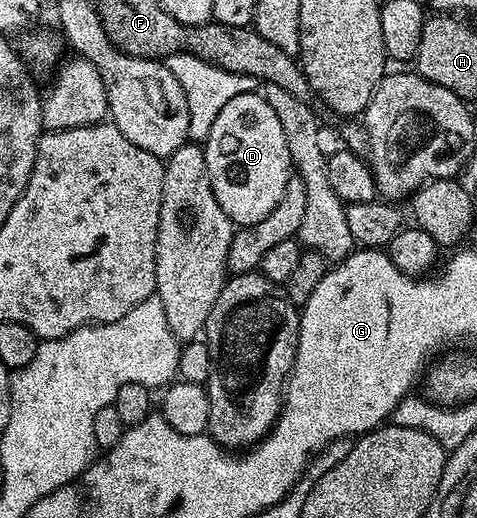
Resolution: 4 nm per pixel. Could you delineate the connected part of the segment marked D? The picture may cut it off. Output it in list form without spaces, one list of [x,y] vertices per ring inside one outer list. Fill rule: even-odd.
[[[258,91],[237,94],[237,98],[225,102],[221,114],[217,114],[213,122],[213,130],[209,130],[205,137],[202,149],[213,194],[232,224],[250,226],[261,222],[277,206],[277,202],[281,202],[281,194],[285,194],[285,186],[293,175],[289,145],[285,143],[285,133],[281,131],[277,114],[273,114],[273,106],[269,106],[269,102]]]

